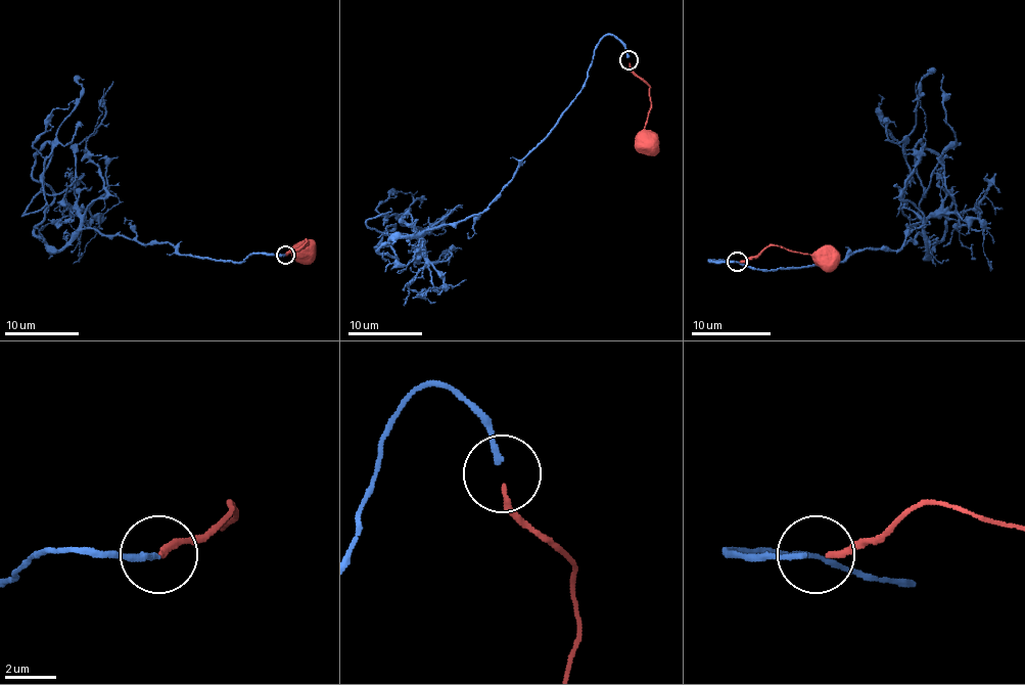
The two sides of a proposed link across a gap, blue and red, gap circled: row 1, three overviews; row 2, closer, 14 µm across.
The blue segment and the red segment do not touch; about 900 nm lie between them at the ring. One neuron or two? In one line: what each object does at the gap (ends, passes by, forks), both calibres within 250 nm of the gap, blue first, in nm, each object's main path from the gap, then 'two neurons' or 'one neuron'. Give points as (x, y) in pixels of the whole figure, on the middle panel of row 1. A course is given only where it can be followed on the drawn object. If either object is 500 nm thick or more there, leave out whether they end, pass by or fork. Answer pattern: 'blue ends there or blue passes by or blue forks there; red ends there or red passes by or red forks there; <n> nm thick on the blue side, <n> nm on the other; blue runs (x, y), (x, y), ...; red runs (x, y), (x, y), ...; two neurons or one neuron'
blue ends there; red ends there; 240 nm thick on the blue side, 200 nm on the other; blue runs (627, 57), (613, 36), (598, 43), (581, 91), (485, 209), (416, 249), (366, 224), (388, 213), (426, 240); red runs (630, 63), (650, 87), (650, 111), (645, 126), (652, 153); one neuron

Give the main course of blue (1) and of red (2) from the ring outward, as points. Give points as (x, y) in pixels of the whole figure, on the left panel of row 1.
1: (284, 255), (215, 260), (87, 229), (74, 175), (22, 214), (45, 204), (43, 166), (83, 79)
2: (286, 255), (307, 240), (301, 247), (309, 245), (309, 257)

